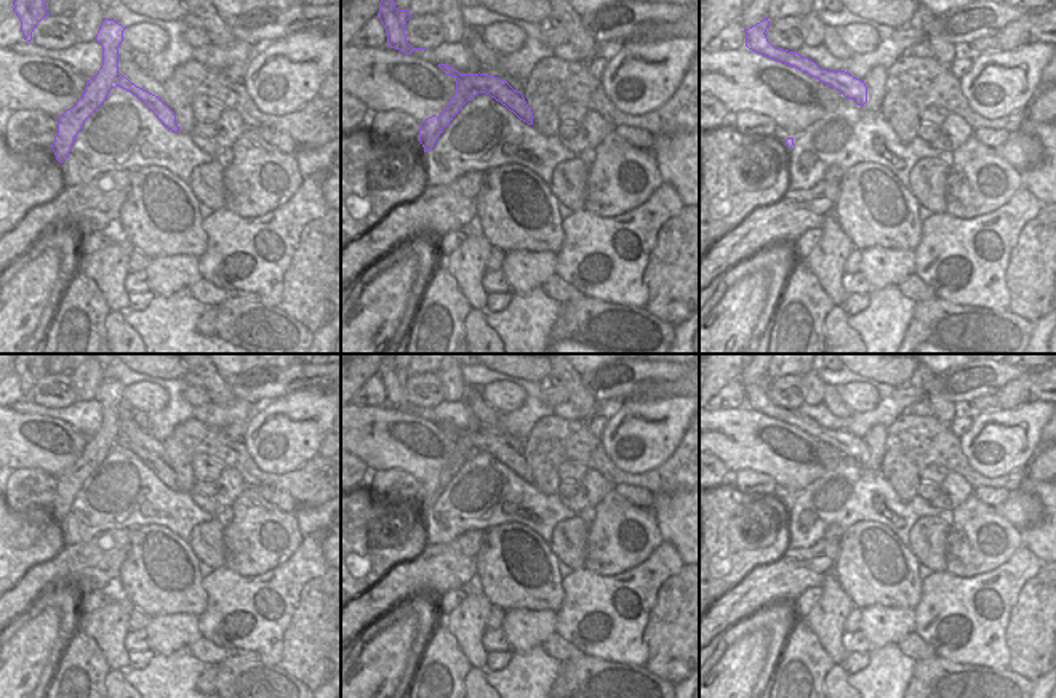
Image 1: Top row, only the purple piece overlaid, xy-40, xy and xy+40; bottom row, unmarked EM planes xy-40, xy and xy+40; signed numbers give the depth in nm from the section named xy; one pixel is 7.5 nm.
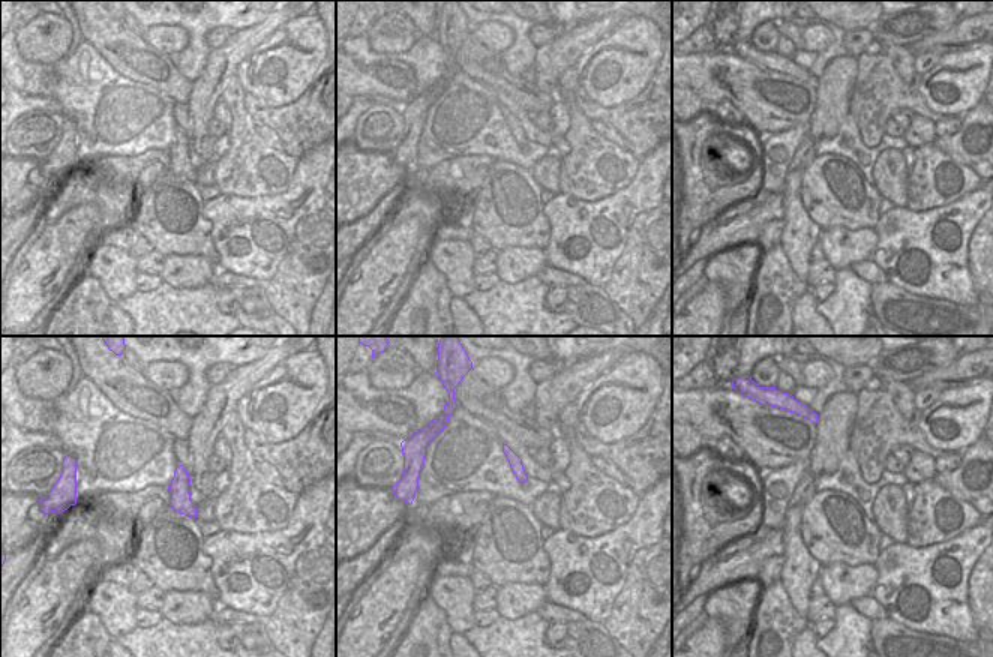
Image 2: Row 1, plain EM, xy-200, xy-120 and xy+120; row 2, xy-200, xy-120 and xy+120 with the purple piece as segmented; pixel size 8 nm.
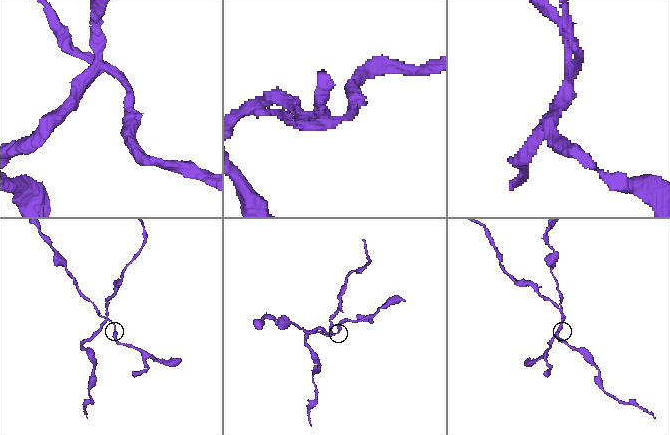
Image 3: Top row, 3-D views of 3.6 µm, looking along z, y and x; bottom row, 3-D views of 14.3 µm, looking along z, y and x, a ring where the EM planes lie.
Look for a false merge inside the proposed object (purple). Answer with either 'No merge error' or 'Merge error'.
Merge error

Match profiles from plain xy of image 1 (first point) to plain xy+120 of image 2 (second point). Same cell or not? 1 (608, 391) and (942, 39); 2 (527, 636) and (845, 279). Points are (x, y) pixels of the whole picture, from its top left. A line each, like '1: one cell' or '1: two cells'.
1: two cells
2: two cells

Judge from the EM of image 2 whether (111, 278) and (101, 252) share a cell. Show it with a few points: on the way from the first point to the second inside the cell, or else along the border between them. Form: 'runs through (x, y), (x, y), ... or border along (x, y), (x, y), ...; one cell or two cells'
runs through (111, 272), (102, 258); one cell

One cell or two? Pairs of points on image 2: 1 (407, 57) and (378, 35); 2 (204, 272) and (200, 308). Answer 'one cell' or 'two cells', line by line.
1: two cells
2: two cells

